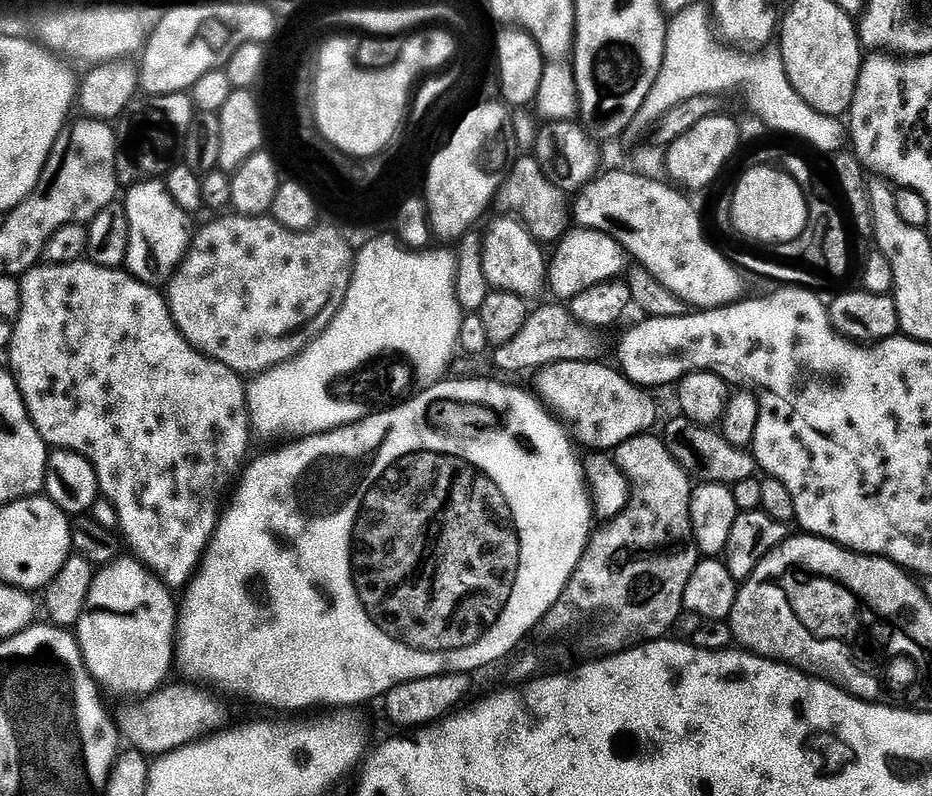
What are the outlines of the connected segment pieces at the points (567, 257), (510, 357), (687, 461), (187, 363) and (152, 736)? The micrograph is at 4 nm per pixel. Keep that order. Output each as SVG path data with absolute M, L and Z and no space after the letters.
M582 227L569 231L567 236L558 241L554 251L556 253L553 256L551 253L548 260L547 287L560 302L571 302L578 294L582 294L582 290L590 290L590 286L617 279L626 261L626 253L614 237Z
M551 303L536 306L541 308L533 307L526 318L526 326L522 326L519 334L491 353L493 362L502 371L531 373L558 360L591 360L601 355L599 352L604 344L596 337L599 335L587 325L579 324L563 303Z
M676 414L676 417L665 426L662 439L666 450L670 450L670 458L674 458L674 462L693 481L731 486L743 480L753 479L757 475L758 465L751 451L730 446L730 442L726 442L726 438L721 436L715 427L696 424L683 414Z
M87 258L69 264L41 262L23 273L19 282L22 290L22 310L14 326L12 341L6 349L6 364L16 378L16 385L26 402L38 434L49 449L77 452L92 463L103 499L111 503L116 511L123 543L132 547L131 555L150 569L170 590L183 589L196 575L196 569L199 568L216 524L220 521L222 505L238 473L249 459L248 443L254 440L254 433L252 422L248 419L248 390L245 381L240 373L230 370L225 364L219 364L209 356L202 355L194 346L190 346L190 342L186 342L174 322L167 299L155 287L143 284L127 271L103 268Z
M189 685L171 686L151 693L144 704L130 706L116 714L117 727L123 739L135 751L147 756L164 755L174 749L195 743L201 736L219 729L222 712L209 691Z

